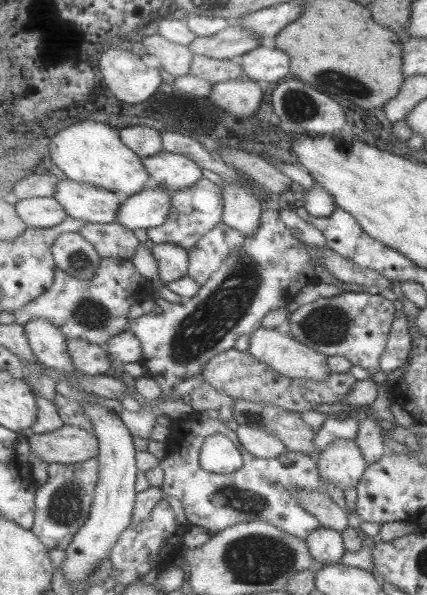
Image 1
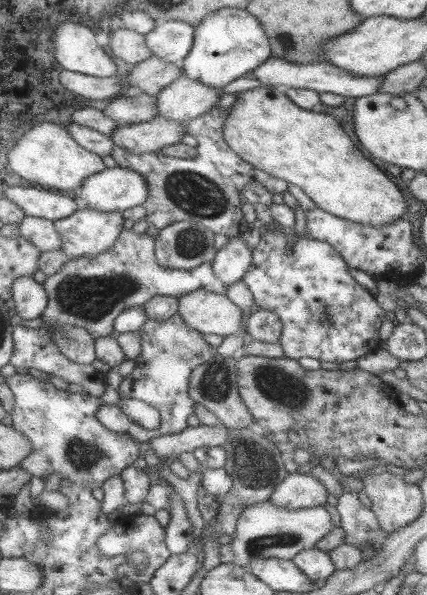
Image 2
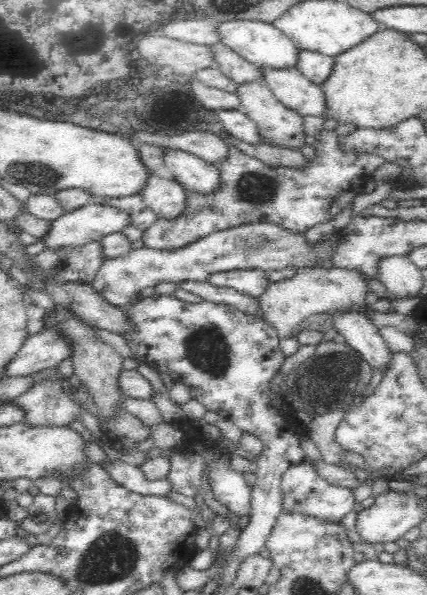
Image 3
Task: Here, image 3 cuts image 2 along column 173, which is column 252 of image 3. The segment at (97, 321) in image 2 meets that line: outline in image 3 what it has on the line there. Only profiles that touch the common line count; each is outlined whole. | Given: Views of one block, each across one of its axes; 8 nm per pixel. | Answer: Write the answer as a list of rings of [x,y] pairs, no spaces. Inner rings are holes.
[[[295,265],[282,270],[260,270],[259,268],[228,270],[212,273],[207,281],[214,286],[234,288],[248,296],[259,297],[270,284],[292,278],[297,270]]]

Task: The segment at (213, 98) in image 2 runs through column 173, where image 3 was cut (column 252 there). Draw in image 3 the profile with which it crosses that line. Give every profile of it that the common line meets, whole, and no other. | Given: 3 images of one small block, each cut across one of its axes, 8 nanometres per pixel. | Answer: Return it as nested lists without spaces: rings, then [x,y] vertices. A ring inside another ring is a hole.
[[[257,80],[254,83],[239,84],[237,93],[243,106],[242,111],[256,123],[259,133],[264,138],[268,138],[272,144],[284,148],[300,149],[305,145],[304,136],[306,133],[304,133],[302,115],[295,109],[282,104],[264,81]]]

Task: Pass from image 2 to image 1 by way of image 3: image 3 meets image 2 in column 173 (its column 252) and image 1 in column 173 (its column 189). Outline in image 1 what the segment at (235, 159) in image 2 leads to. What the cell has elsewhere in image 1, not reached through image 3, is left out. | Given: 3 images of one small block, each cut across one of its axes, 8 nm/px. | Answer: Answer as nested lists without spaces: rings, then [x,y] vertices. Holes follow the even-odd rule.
[[[201,179],[195,186],[179,190],[172,195],[171,212],[167,220],[157,228],[150,228],[147,232],[154,244],[179,244],[183,248],[193,248],[207,232],[223,222],[223,188],[218,187],[211,180]]]

